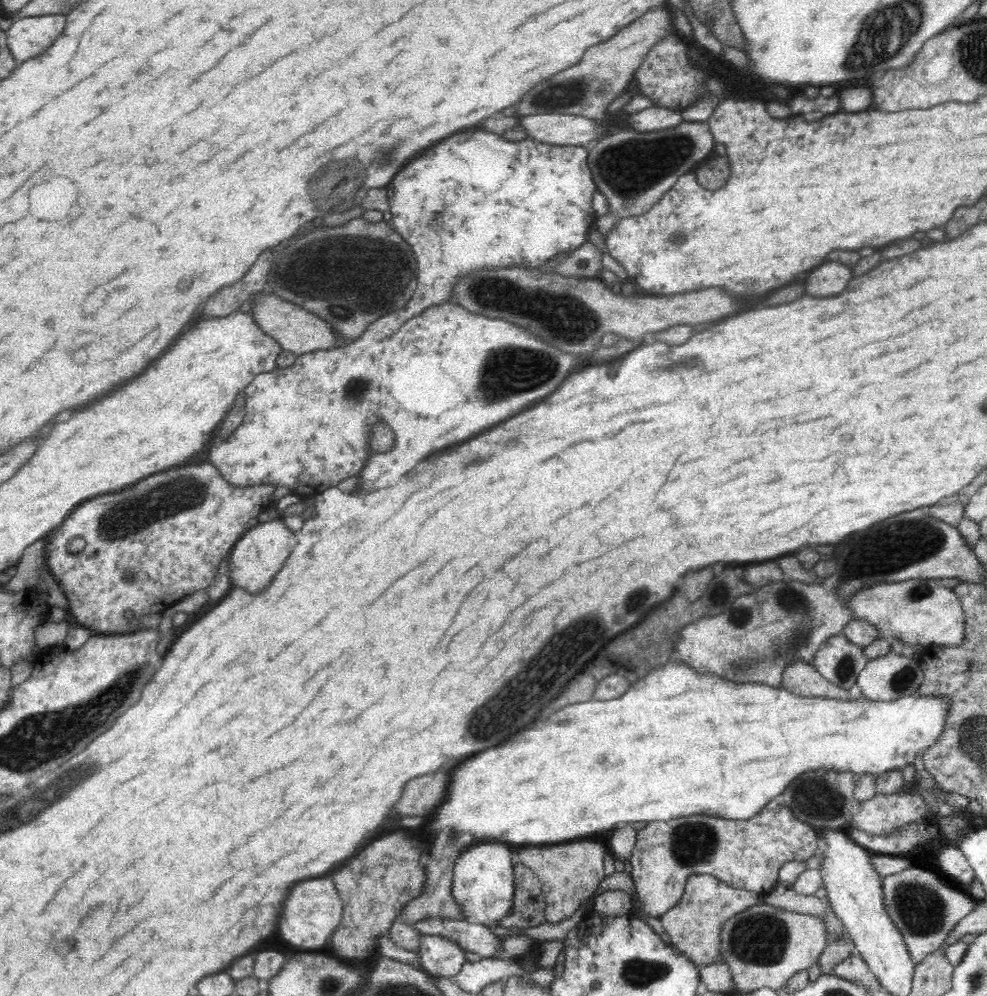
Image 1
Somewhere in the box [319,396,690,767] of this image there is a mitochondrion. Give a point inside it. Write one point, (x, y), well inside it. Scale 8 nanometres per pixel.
(542, 675)

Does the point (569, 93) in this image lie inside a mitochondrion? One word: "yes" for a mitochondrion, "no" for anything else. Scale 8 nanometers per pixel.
yes

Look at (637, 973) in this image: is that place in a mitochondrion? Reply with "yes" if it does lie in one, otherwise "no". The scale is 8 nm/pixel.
yes

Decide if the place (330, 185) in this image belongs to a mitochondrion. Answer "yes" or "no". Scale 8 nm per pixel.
yes

